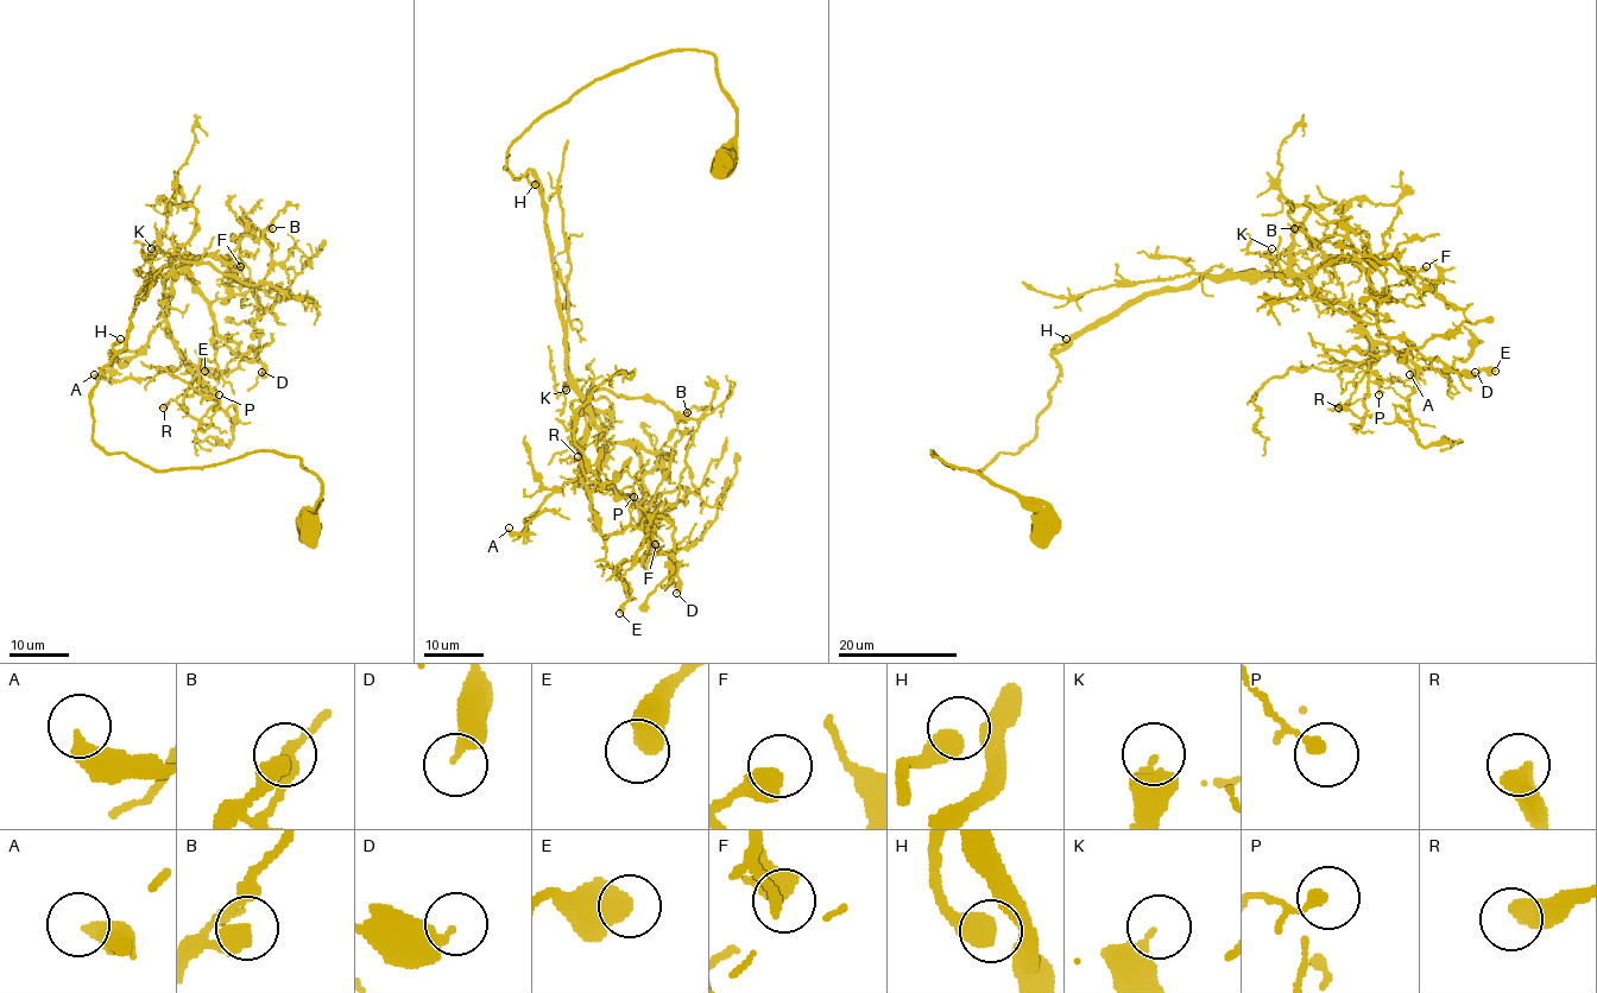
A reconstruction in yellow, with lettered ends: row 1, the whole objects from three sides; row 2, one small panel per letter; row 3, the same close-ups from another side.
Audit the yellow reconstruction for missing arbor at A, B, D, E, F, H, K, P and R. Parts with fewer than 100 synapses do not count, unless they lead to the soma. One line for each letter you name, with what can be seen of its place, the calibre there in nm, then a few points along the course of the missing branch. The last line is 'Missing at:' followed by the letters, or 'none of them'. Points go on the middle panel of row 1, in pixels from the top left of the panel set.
H: Place: (535, 184). Thickness 550 nm. Course of what is missing: (535, 184), (560, 64), (569, 130), (544, 140), (532, 223), (469, 296), (453, 419), (421, 470), (435, 524)
Missing at: H

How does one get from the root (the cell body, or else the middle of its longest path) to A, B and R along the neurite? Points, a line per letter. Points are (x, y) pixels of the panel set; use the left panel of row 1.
A: (313, 524), (296, 456), (153, 470), (92, 438), (137, 296), (174, 277), (149, 341), (94, 374)
B: (313, 524), (321, 482), (296, 456), (153, 470), (92, 438), (90, 390), (125, 347), (144, 283), (272, 228)
R: (313, 524), (296, 456), (153, 470), (92, 438), (153, 277), (199, 377), (163, 408)

